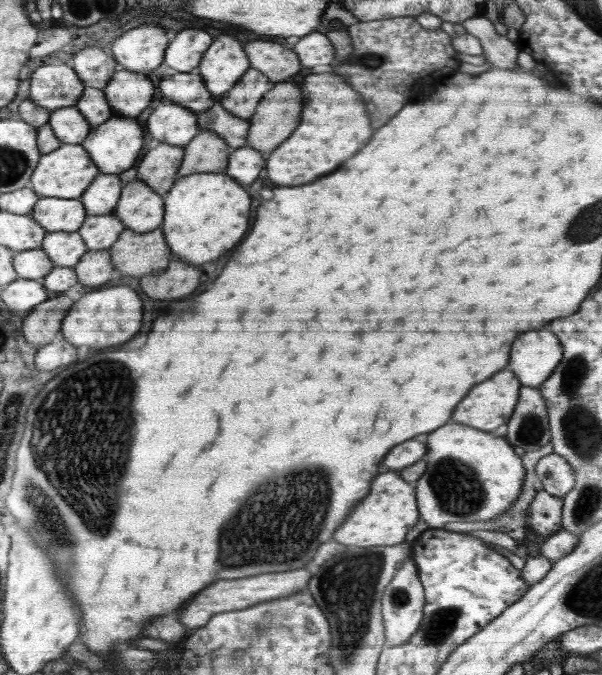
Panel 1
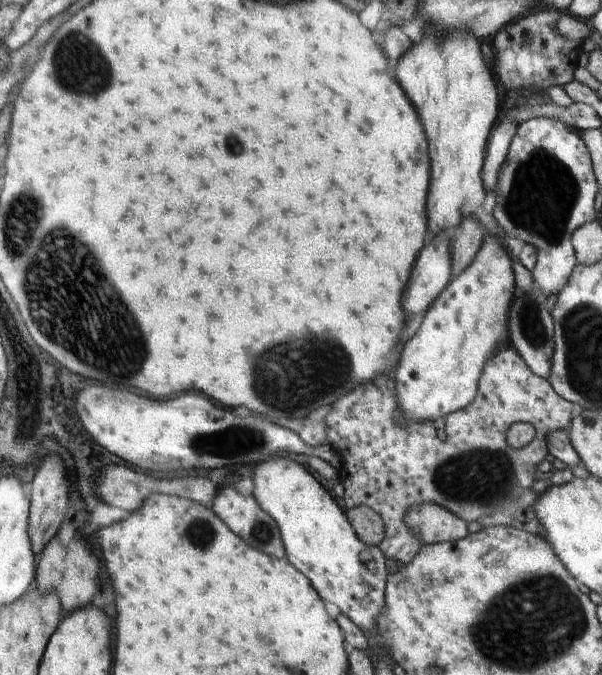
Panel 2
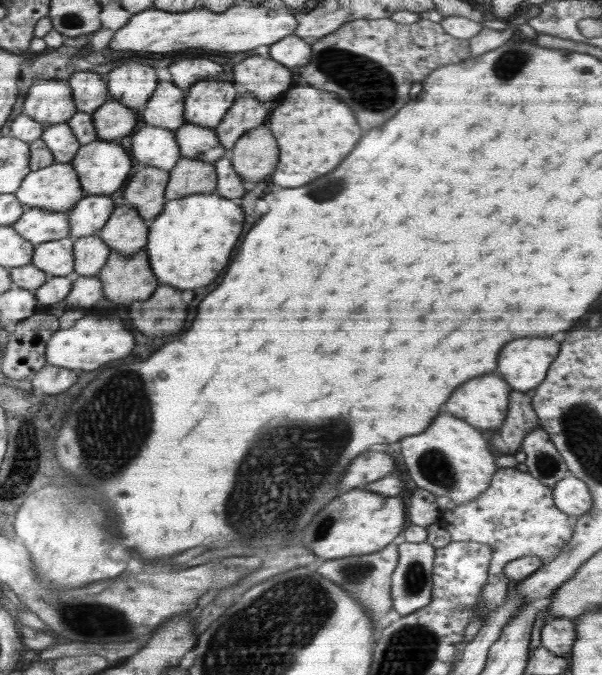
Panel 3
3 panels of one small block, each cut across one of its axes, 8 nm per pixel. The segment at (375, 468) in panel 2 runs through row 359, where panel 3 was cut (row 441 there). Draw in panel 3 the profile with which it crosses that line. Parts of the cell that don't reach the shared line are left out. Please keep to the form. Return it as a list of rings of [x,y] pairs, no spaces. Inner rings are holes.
[[[513,391],[506,420],[501,428],[496,428],[488,438],[488,444],[497,454],[514,455],[521,450],[522,440],[536,429],[539,418],[536,416],[531,399],[524,393]]]

